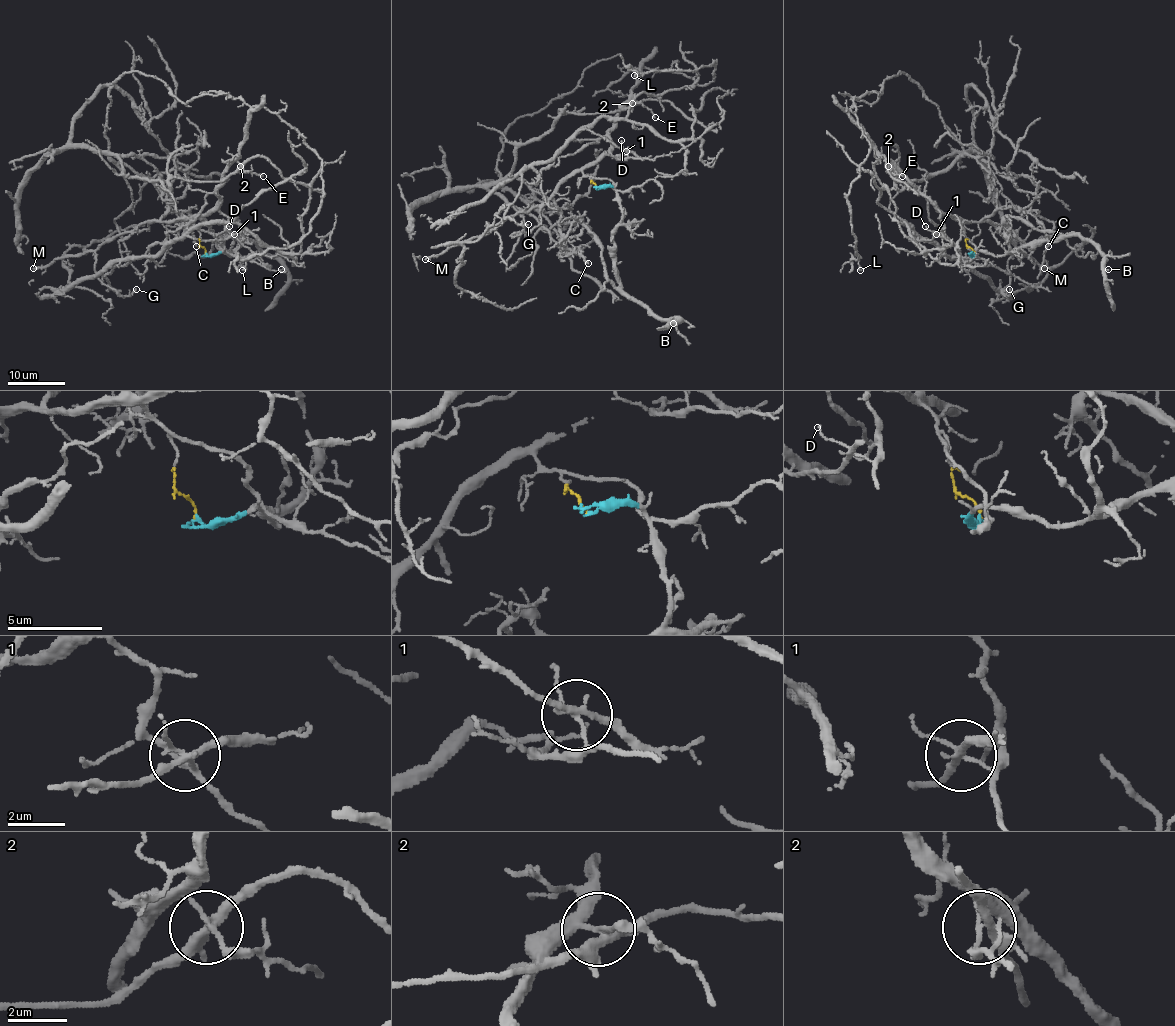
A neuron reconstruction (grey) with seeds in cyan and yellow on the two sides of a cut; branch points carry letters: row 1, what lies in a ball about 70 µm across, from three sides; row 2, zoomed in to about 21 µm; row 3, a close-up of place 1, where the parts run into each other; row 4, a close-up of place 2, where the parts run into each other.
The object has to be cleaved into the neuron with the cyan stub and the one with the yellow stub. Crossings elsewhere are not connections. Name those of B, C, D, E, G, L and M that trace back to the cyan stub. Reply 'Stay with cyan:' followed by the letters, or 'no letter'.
Stay with cyan: B

